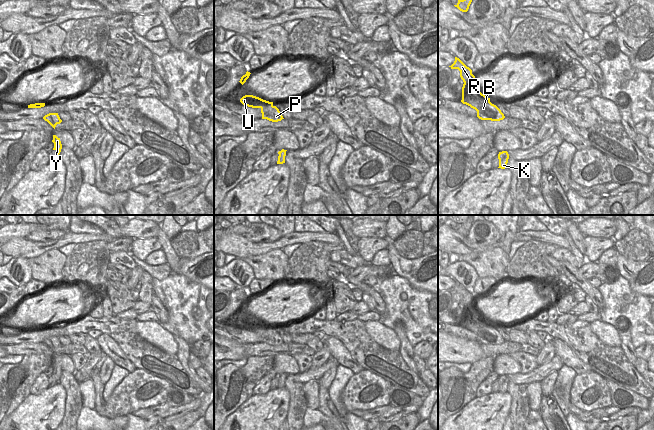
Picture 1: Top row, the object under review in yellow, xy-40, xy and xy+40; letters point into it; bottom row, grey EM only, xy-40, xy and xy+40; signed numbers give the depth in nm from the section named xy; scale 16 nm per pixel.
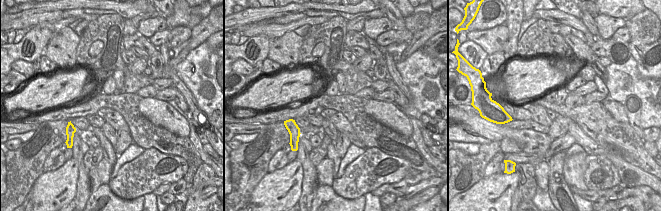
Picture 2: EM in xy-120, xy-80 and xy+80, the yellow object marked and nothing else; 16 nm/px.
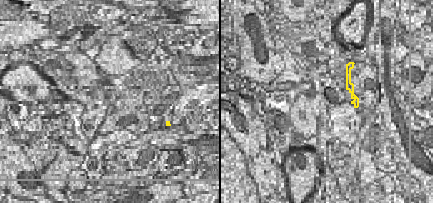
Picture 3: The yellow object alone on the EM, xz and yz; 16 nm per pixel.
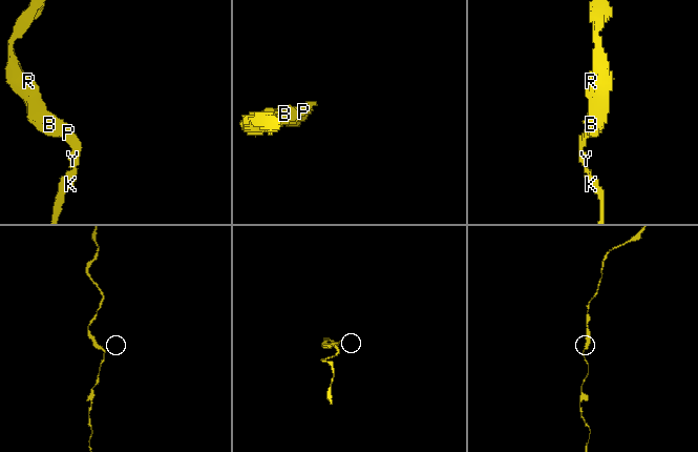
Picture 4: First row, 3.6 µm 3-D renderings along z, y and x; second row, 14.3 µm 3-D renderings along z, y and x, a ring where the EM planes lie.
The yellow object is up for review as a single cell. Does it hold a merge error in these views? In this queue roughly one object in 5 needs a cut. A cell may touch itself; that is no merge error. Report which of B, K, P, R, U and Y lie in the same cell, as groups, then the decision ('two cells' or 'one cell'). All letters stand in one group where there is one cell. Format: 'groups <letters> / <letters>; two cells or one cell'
groups B K P R U Y; one cell

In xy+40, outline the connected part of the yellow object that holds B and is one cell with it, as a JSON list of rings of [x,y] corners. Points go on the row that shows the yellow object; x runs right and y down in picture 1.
[[[455,57],[454,63],[449,67],[460,71],[460,77],[464,82],[461,102],[475,109],[479,119],[500,121],[505,118],[501,110],[490,102],[490,98],[476,88],[474,85],[475,76],[469,67],[457,57]]]

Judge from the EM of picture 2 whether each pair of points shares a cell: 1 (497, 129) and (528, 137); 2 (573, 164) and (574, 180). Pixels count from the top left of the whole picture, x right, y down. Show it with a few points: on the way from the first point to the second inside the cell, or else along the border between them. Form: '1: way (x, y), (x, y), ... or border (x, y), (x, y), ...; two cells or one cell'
1: way (505, 132), (520, 136); one cell
2: way (573, 168), (574, 176); one cell

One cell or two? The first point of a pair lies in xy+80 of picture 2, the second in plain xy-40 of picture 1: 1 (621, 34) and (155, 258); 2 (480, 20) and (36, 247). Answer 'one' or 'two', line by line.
1: one
2: two

